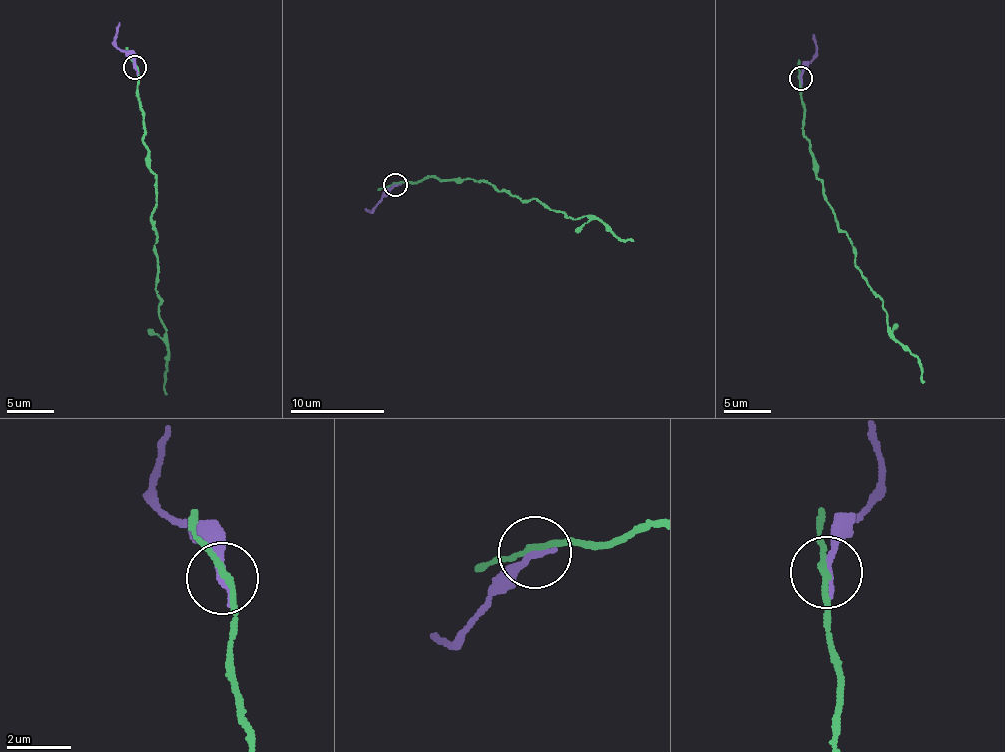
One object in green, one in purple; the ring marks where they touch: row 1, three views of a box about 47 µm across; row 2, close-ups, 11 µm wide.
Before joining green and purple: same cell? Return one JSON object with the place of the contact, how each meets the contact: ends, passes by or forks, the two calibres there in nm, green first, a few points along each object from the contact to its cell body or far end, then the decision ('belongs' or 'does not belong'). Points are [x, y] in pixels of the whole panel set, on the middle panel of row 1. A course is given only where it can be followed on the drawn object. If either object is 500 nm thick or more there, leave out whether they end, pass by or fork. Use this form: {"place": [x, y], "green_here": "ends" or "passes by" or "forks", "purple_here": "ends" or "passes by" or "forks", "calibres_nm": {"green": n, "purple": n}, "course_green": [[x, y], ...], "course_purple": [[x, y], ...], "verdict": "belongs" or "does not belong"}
{"place": [395, 185], "green_here": "passes by", "purple_here": "ends", "calibres_nm": {"green": 170, "purple": 240}, "course_green": [[395, 184], [434, 175], [482, 180], [522, 200], [535, 197], [565, 217], [590, 214], [634, 241]], "course_purple": [[395, 184], [373, 210], [365, 208]], "verdict": "does not belong"}

